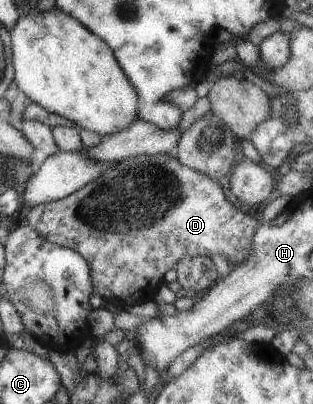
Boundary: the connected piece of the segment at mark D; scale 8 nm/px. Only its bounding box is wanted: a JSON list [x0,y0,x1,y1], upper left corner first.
[25,154,258,307]

